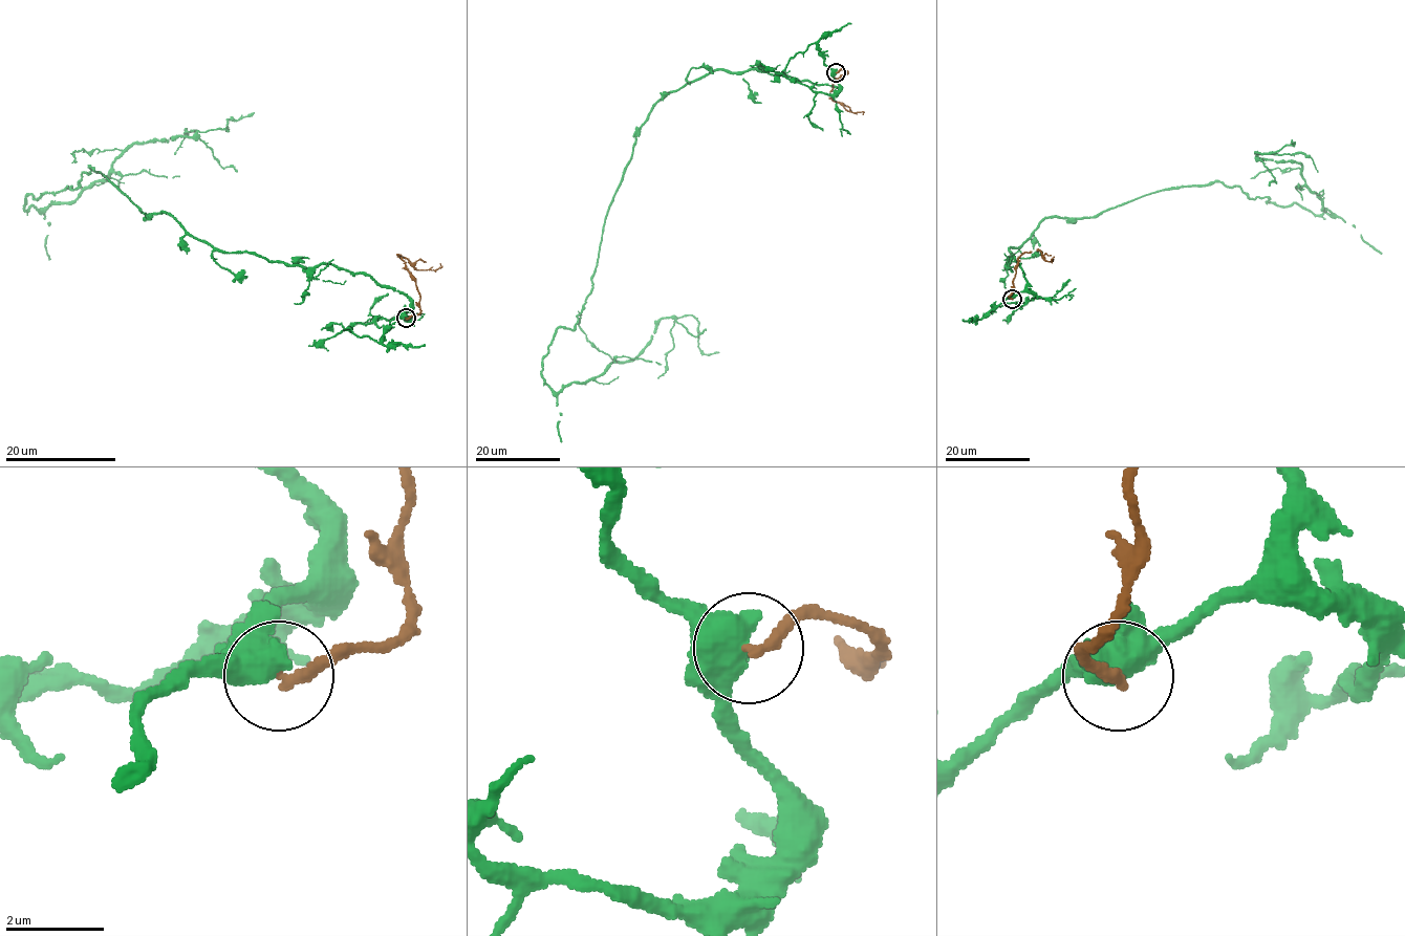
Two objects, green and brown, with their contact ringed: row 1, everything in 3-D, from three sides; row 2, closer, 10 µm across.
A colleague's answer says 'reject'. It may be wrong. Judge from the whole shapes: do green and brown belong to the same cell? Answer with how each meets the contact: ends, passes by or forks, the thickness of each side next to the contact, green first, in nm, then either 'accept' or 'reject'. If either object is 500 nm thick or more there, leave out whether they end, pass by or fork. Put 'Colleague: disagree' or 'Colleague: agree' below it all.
green forks there; brown ends there; 480 nm thick on the green side, 240 nm on the other; reject
Colleague: agree

